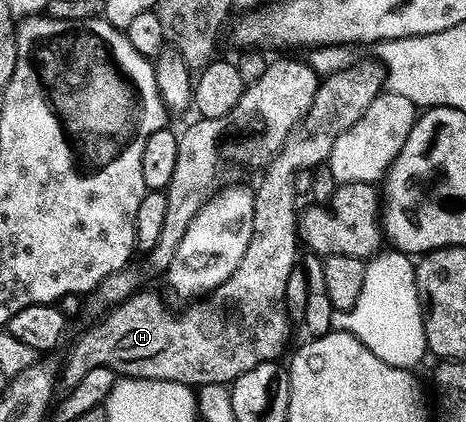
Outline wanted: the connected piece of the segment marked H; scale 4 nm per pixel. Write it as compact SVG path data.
M362 59L353 63L341 71L329 72L319 82L312 109L308 109L284 145L280 145L276 157L261 172L262 180L253 188L252 241L248 241L248 249L232 277L210 294L183 306L186 308L179 315L169 315L162 308L161 297L145 289L117 304L107 319L88 328L71 345L66 363L64 359L60 367L63 388L75 387L80 377L97 367L113 371L118 377L176 381L195 389L213 383L229 385L240 373L279 358L290 339L292 323L292 316L286 311L286 286L300 255L296 177L299 171L314 171L323 166L336 137L356 125L364 109L384 90L386 69L381 62Z

